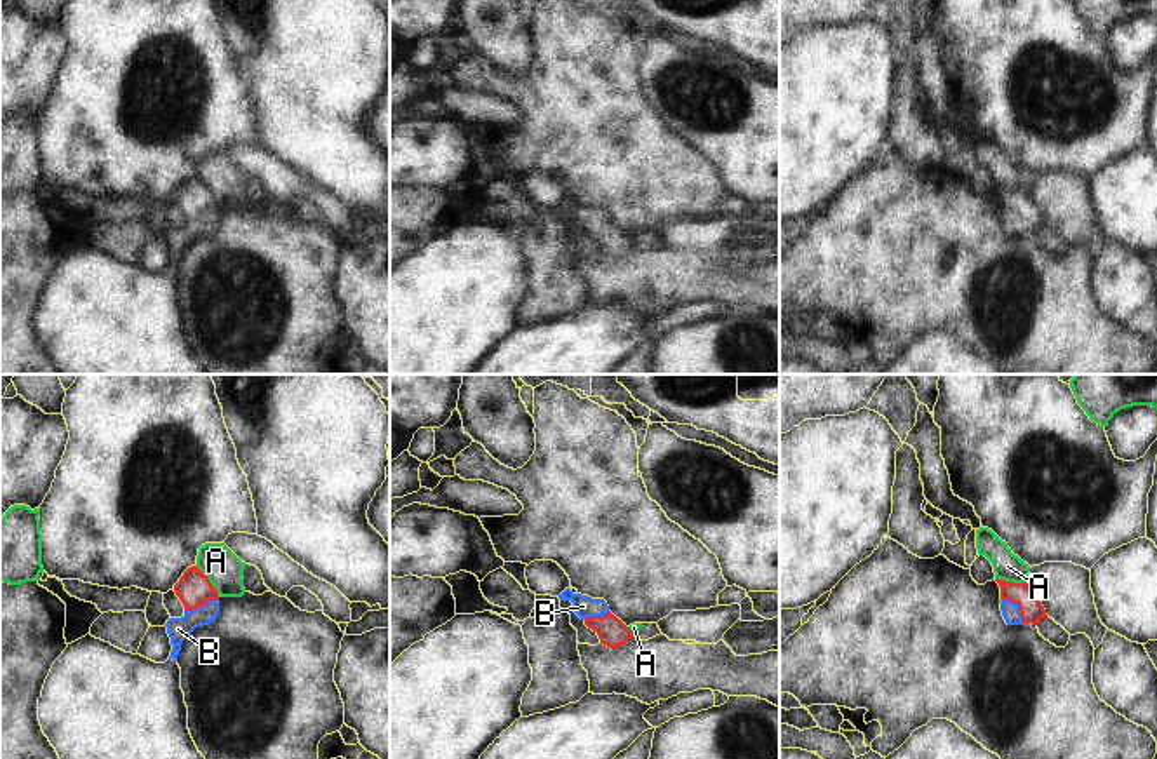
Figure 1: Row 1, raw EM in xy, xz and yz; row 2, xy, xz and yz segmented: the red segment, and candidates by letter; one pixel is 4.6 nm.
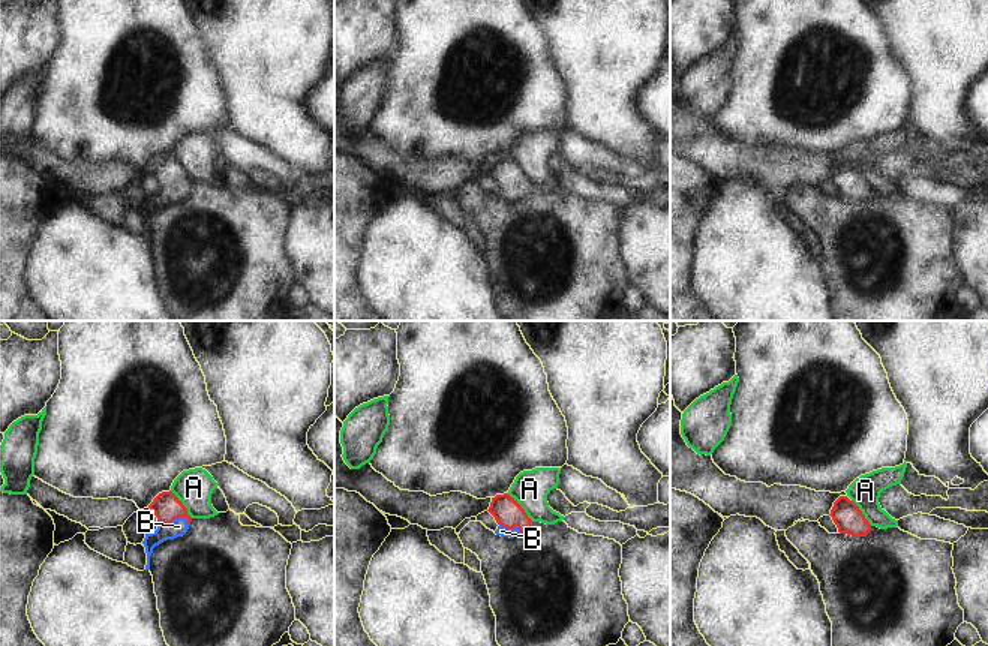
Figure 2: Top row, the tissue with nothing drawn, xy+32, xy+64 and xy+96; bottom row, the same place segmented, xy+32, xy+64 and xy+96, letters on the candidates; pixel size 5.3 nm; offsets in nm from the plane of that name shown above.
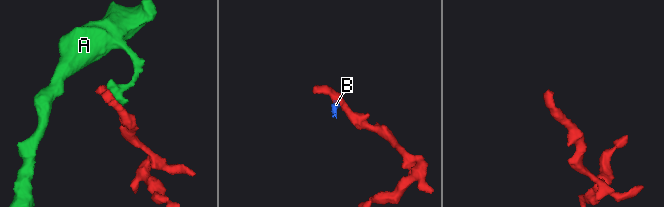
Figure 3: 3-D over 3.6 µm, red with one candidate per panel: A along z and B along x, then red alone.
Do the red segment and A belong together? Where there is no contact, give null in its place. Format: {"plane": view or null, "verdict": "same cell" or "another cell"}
{"plane": "yz", "verdict": "another cell"}

